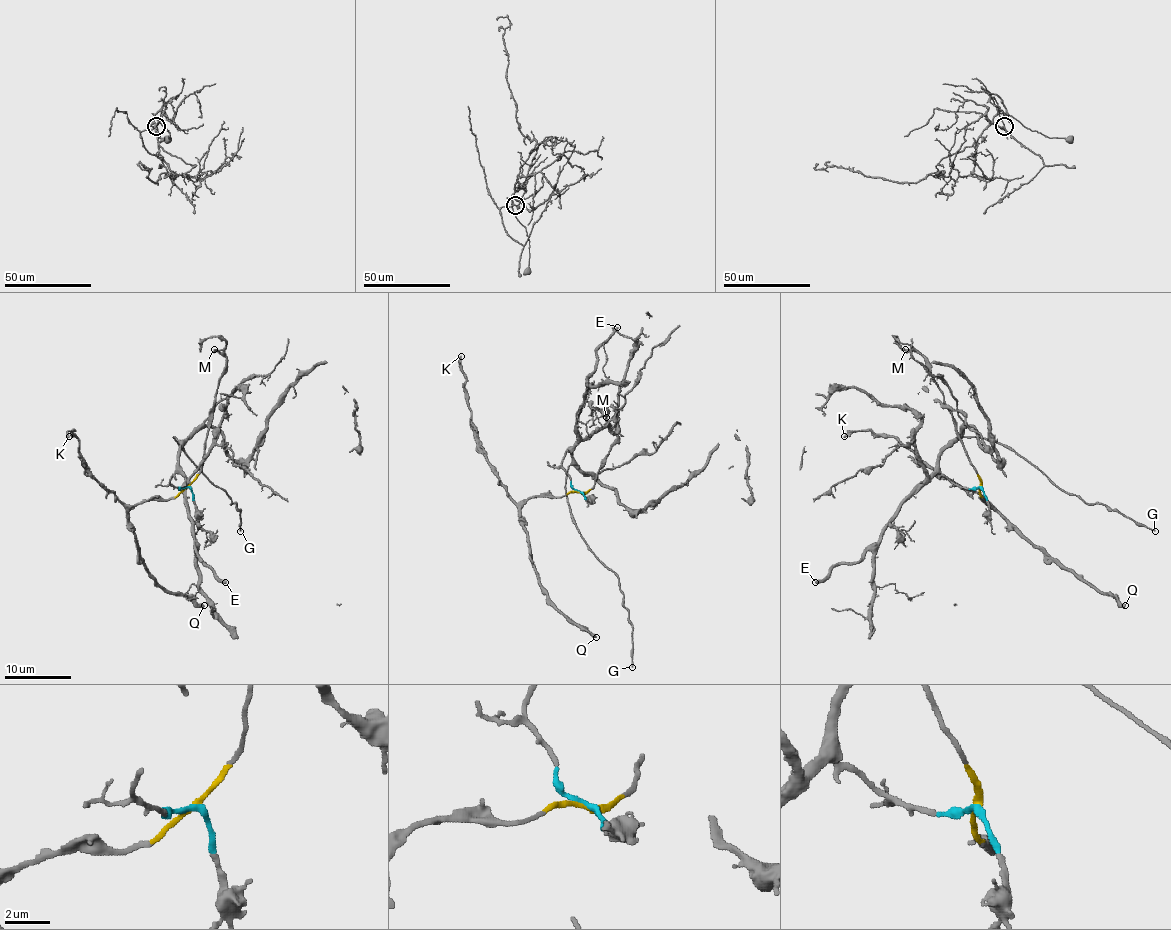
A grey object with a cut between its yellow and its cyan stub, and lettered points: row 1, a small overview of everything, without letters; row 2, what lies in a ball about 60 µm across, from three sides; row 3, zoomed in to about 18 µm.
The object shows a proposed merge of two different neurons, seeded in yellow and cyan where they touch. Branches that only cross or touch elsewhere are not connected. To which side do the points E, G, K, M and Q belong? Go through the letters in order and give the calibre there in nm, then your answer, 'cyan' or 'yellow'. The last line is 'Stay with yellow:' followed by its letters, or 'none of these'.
E: 320 nm | cyan
G: 180 nm | cyan
K: 300 nm | yellow
M: 280 nm | yellow
Q: 400 nm | yellow
Stay with yellow: K, M, Q

